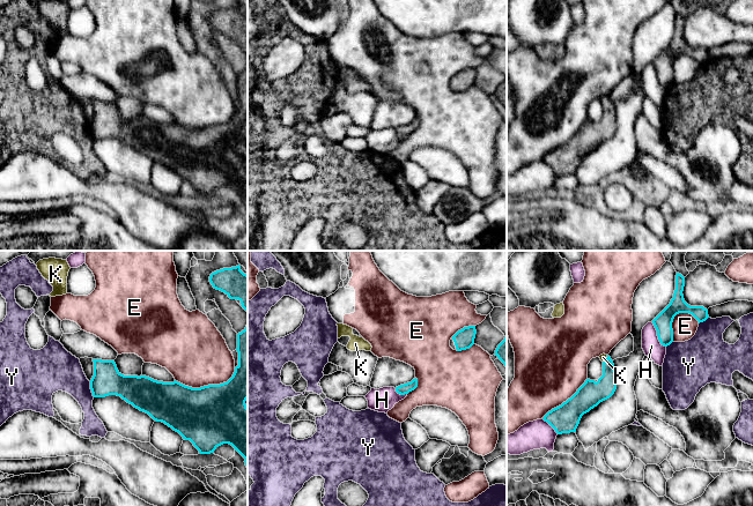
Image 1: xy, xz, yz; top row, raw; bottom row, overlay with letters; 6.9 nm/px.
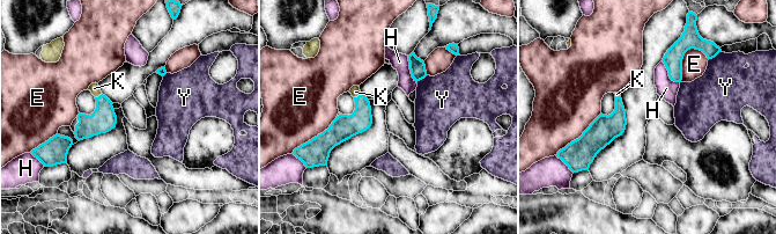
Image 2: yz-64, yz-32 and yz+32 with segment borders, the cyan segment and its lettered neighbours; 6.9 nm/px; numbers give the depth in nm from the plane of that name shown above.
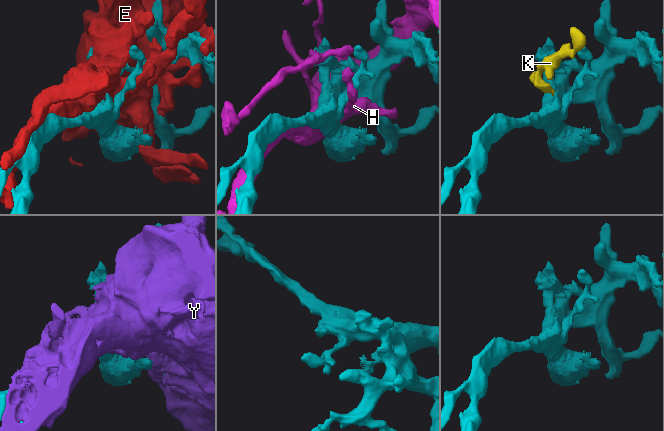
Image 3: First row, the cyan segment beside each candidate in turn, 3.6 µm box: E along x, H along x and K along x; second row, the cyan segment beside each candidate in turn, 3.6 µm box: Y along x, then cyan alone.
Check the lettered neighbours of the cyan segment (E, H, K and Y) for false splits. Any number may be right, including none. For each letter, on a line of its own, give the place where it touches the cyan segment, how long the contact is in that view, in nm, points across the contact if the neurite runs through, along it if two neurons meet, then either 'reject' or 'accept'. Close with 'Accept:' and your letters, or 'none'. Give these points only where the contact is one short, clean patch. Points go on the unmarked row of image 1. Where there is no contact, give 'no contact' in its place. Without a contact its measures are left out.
E: xy (208, 126) | 440 nm | reject
H: yz (657, 76) | 200 nm | reject
K: yz (606, 99) | 70 nm | across yz (604, 129), (607, 124), (606, 99), (603, 98) | accept
Y: xy (90, 129) | 120 nm | reject
Accept: K

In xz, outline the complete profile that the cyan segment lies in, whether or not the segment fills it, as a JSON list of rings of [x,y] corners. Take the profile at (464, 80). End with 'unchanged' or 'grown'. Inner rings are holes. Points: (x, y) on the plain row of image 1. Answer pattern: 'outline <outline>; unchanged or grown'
outline [[[475,67],[464,68],[458,72],[452,77],[457,92],[470,90],[474,85],[475,75]]]; unchanged

